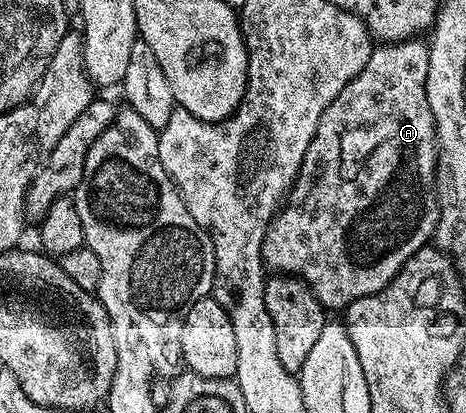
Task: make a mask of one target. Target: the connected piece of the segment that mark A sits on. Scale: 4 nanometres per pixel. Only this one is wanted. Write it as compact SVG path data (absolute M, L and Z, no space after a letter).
M410 39L381 43L374 48L372 55L367 59L367 67L335 95L331 107L323 111L319 119L319 127L315 127L315 135L311 139L311 147L303 155L301 169L297 173L297 182L289 190L287 200L277 210L276 217L267 227L267 235L263 239L261 257L265 260L266 270L277 275L300 277L313 289L313 294L326 310L344 310L345 306L355 303L355 299L363 299L367 295L375 295L397 277L407 259L415 255L415 251L426 248L434 240L439 223L439 199L437 198L437 136L435 123L431 115L431 107L427 107L427 59L429 47L424 40Z

